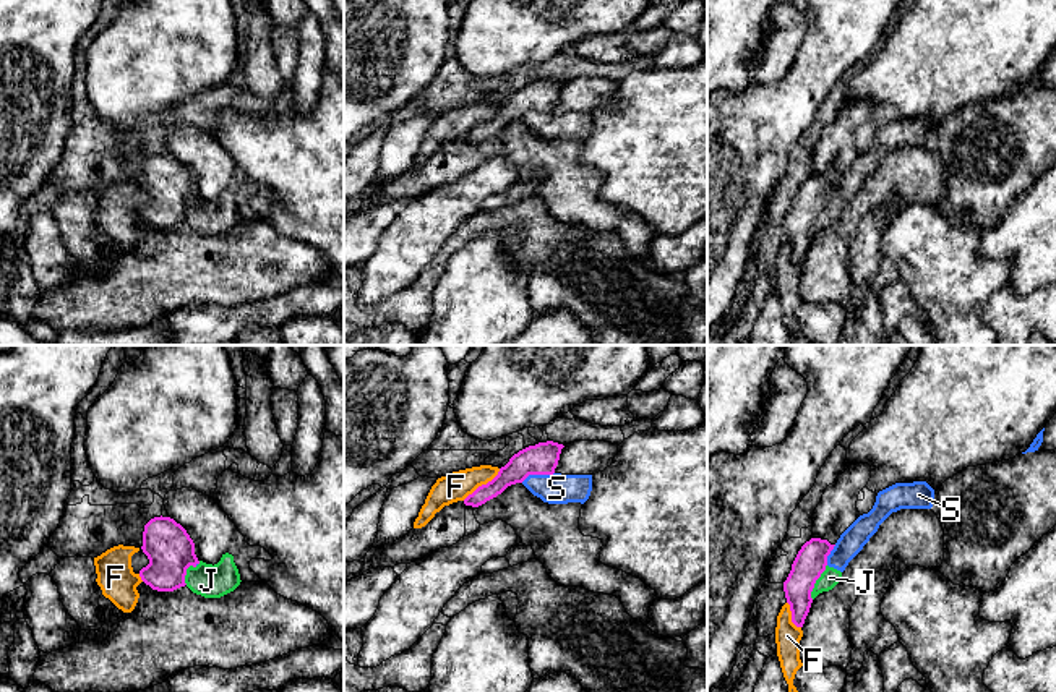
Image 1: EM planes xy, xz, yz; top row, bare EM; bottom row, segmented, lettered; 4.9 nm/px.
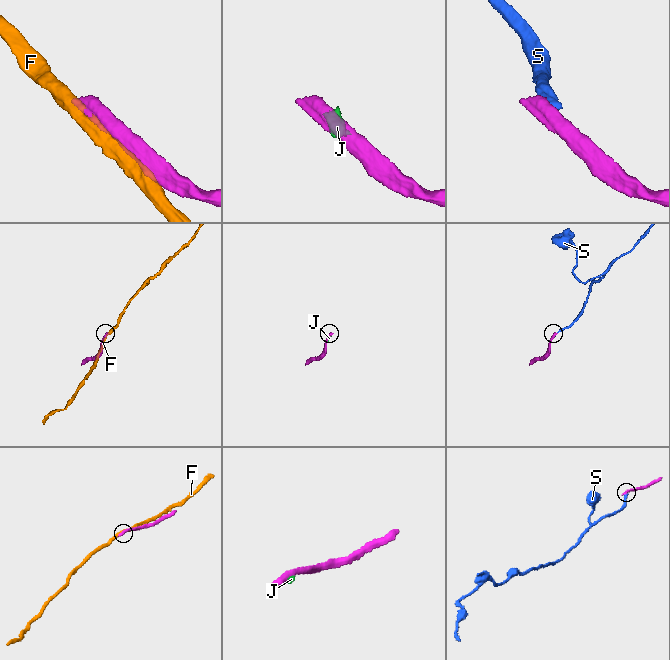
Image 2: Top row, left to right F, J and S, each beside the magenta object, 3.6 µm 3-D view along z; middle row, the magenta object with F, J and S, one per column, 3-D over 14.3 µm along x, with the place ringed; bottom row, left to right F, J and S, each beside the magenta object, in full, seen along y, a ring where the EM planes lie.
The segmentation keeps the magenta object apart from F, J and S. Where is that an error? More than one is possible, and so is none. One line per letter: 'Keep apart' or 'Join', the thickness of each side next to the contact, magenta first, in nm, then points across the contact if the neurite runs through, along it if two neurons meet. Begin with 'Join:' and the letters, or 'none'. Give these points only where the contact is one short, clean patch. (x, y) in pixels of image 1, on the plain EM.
Join: none
F: Keep apart. Thickness 130 nm (magenta) against 140 nm
J: Keep apart. Thickness 160 nm (magenta) against 90 nm
S: Keep apart. Thickness 160 nm (magenta) against 150 nm. Boundary: xz (553, 109), (529, 112), (521, 119)

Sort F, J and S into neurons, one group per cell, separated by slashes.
F / J S

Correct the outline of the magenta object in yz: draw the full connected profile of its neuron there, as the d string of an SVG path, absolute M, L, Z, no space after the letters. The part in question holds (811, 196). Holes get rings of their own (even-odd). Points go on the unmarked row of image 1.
M811 175L801 183L792 201L792 207L783 219L783 229L790 241L792 259L796 264L805 261L813 240L811 229L816 217L826 207L827 193L834 183L827 177Z

